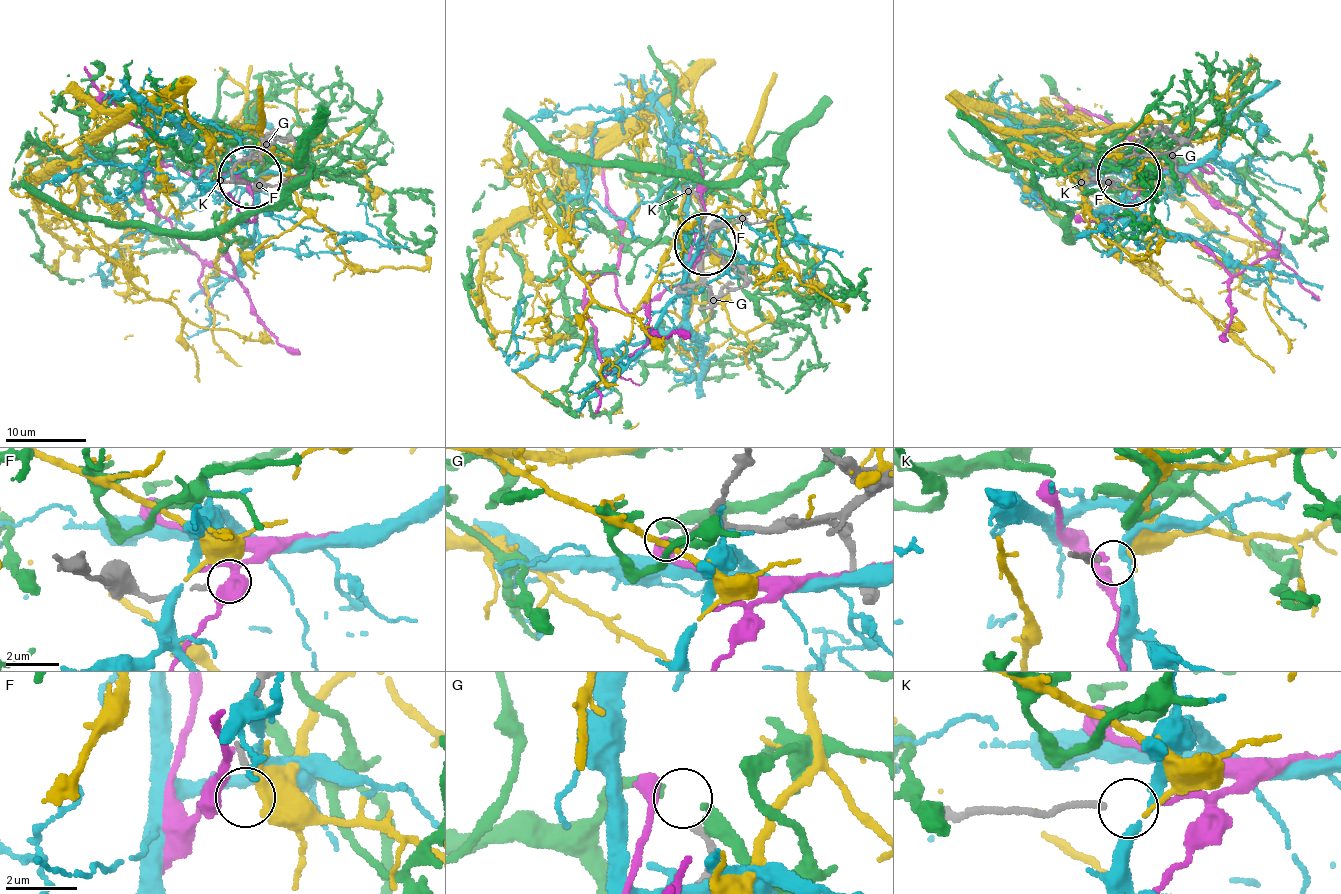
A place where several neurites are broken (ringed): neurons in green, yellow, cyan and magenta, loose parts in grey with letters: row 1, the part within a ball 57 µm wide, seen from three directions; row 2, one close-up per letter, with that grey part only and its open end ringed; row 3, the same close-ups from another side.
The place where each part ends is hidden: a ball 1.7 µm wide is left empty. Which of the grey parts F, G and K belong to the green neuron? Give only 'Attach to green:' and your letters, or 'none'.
Attach to green: G

